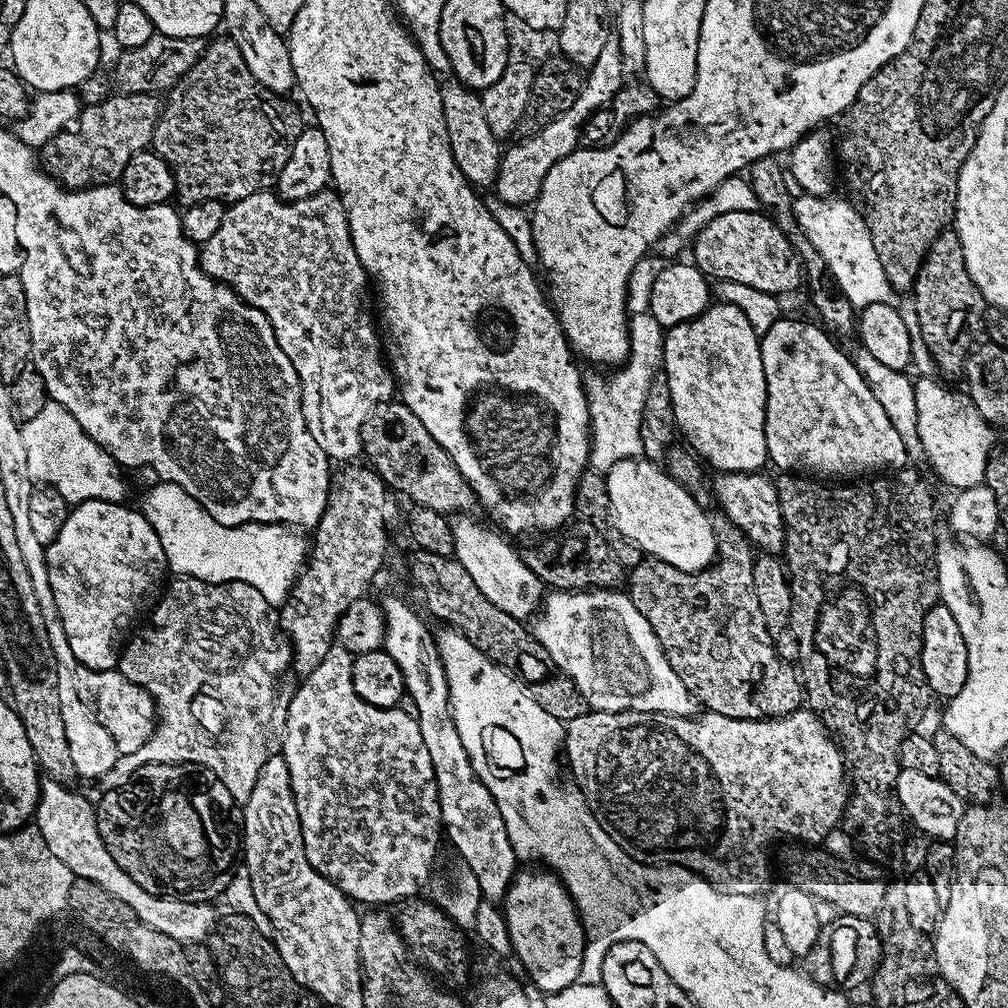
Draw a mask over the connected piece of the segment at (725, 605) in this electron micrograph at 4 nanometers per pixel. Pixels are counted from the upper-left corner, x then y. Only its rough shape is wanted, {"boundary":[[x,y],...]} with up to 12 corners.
{"boundary":[[722,514],[700,572],[627,573],[674,674],[709,712],[797,711],[753,545]]}

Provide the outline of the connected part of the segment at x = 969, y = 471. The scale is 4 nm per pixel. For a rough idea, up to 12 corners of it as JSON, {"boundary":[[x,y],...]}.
{"boundary":[[935,375],[916,385],[916,430],[959,490],[984,483],[993,425]]}

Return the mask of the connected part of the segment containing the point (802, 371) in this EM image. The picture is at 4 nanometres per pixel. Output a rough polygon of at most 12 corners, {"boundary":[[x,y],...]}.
{"boundary":[[823,327],[760,336],[771,467],[820,478],[909,463]]}

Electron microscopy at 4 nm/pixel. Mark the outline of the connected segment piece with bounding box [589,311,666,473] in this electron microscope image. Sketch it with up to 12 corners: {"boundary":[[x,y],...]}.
{"boundary":[[631,315],[628,357],[589,399],[589,467],[643,455],[641,416],[665,331]]}

